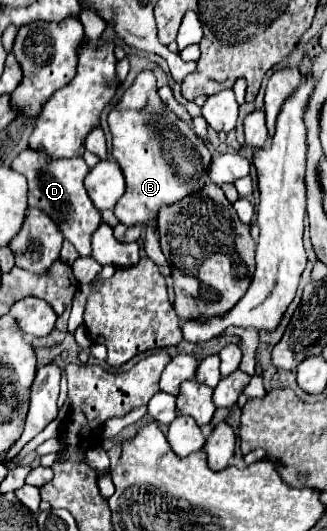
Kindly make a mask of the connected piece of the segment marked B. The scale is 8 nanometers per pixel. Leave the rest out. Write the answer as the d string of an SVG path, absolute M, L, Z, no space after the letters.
M143 71L109 113L113 137L111 157L121 165L127 183L125 195L115 205L115 215L127 227L143 225L155 231L159 209L183 201L209 183L211 165L209 147L195 135L189 123L181 121L163 105L157 91L155 75Z

